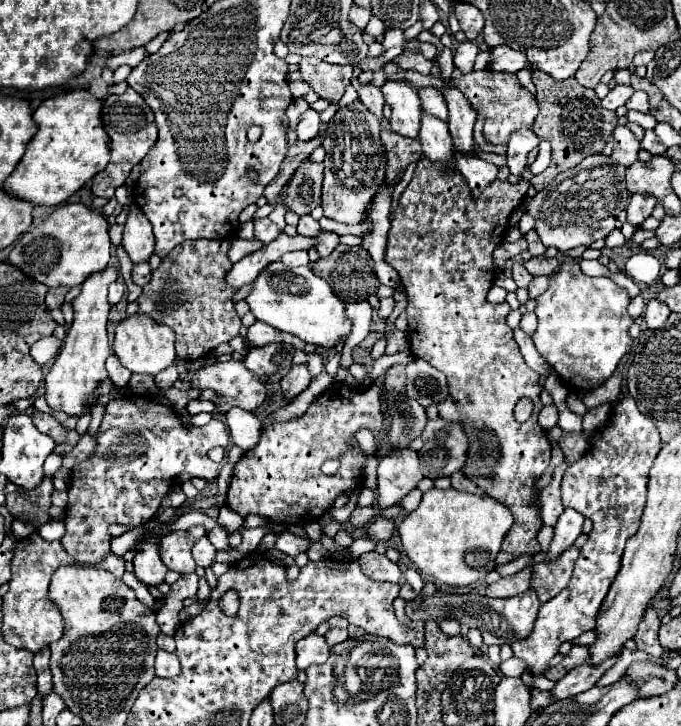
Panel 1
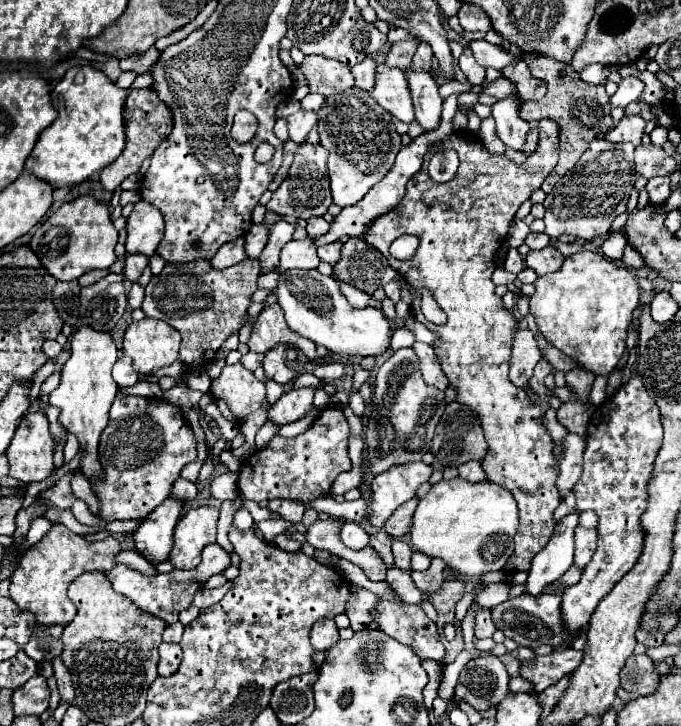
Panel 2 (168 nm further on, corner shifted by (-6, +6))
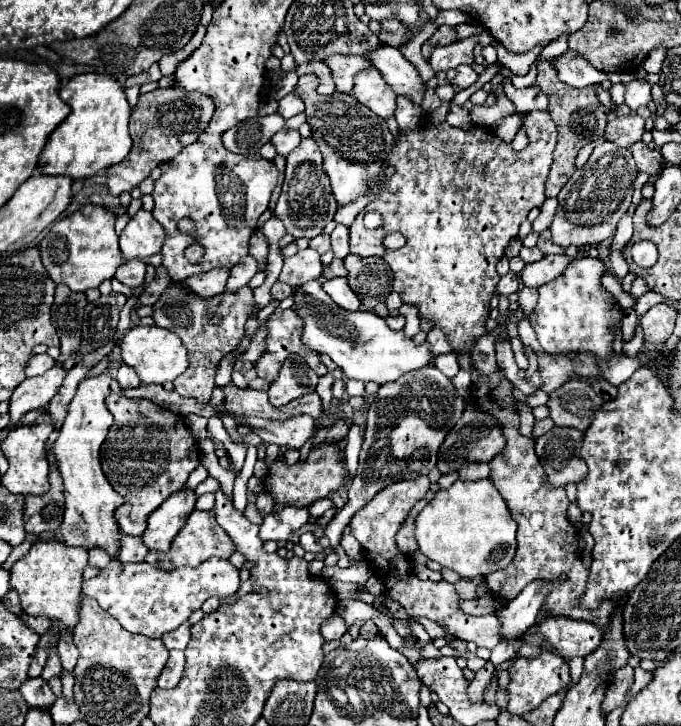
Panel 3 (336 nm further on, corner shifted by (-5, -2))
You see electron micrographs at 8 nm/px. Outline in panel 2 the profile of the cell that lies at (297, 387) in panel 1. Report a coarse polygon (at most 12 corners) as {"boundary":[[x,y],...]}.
{"boundary":[[291,387],[271,407],[279,425],[301,419],[315,387]]}

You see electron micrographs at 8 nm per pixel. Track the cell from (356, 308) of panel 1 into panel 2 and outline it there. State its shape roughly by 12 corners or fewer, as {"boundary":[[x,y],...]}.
{"boundary":[[341,283],[341,291],[353,307],[363,309],[371,295]]}

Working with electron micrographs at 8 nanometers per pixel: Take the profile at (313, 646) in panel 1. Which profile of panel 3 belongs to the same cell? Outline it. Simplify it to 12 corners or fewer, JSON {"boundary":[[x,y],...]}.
{"boundary":[[334,613],[320,625],[326,641],[340,639],[346,623]]}

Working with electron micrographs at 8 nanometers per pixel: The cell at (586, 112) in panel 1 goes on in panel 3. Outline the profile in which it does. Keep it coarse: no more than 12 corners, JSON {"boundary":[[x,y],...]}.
{"boundary":[[550,61],[536,87],[558,127],[546,195],[568,183],[578,151],[604,135],[606,109],[592,87],[564,85]]}

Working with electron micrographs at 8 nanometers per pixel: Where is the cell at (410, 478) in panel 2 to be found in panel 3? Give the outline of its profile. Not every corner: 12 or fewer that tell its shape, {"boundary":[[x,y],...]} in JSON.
{"boundary":[[392,483],[350,521],[384,589],[408,615],[478,647],[500,643],[496,615],[466,615],[454,585],[420,581],[396,533],[430,487]]}

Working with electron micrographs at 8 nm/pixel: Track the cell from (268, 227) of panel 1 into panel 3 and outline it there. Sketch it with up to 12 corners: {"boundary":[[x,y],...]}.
{"boundary":[[246,255],[230,269],[226,291],[238,291],[258,271],[256,259]]}

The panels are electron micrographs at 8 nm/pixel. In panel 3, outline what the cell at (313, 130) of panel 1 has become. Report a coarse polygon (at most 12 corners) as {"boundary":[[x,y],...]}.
{"boundary":[[294,129],[278,131],[270,143],[286,157],[300,143]]}

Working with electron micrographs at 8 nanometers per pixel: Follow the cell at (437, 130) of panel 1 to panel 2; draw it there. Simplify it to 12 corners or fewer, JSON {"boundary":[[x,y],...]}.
{"boundary":[[405,69],[417,123],[441,123],[443,99],[427,71]]}

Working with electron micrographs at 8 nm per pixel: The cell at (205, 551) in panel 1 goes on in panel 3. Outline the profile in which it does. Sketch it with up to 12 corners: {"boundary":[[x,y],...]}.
{"boundary":[[228,559],[162,571],[110,561],[82,583],[126,631],[160,639],[240,589]]}

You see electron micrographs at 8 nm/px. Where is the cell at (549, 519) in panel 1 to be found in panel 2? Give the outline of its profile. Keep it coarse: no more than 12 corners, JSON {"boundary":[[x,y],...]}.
{"boundary":[[569,433],[555,443],[561,499],[581,475],[585,439]]}

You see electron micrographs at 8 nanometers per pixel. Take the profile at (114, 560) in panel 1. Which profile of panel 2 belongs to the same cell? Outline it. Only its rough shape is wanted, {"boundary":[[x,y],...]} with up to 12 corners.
{"boundary":[[53,525],[11,575],[39,625],[67,625],[69,583],[117,565],[121,543]]}

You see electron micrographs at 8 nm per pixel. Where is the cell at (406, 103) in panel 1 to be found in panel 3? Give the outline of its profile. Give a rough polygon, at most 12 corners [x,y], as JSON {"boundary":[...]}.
{"boundary":[[376,69],[356,75],[352,97],[382,119],[394,115],[396,93]]}

